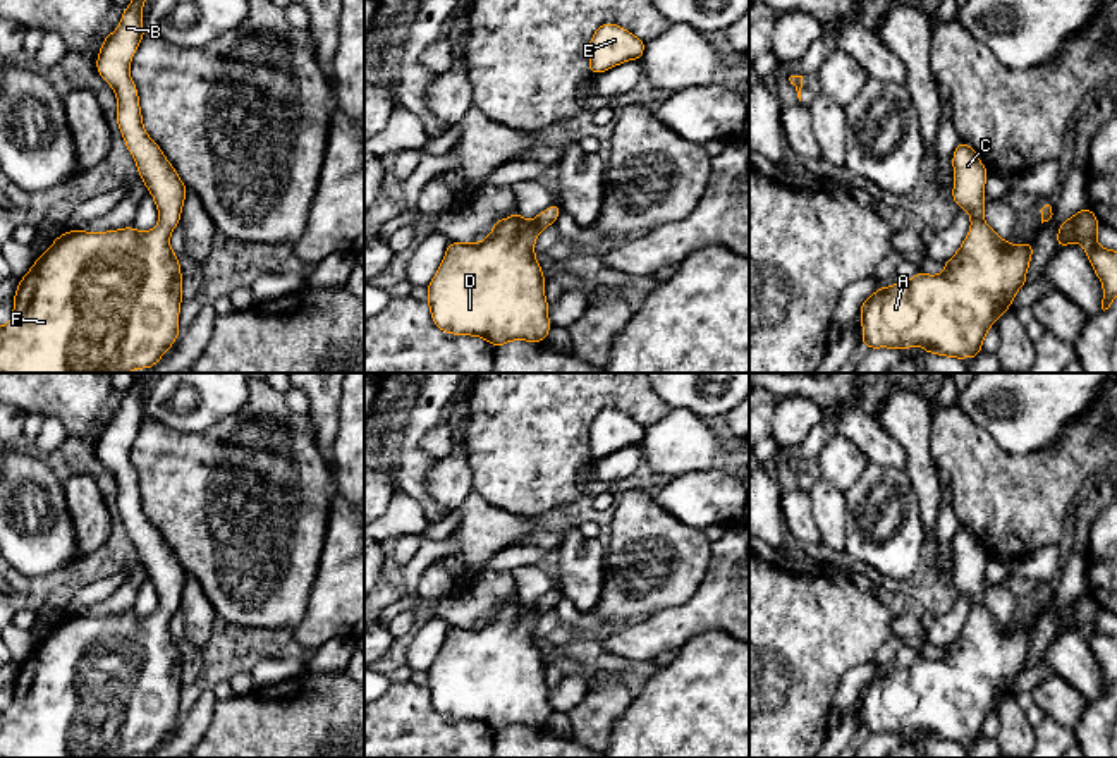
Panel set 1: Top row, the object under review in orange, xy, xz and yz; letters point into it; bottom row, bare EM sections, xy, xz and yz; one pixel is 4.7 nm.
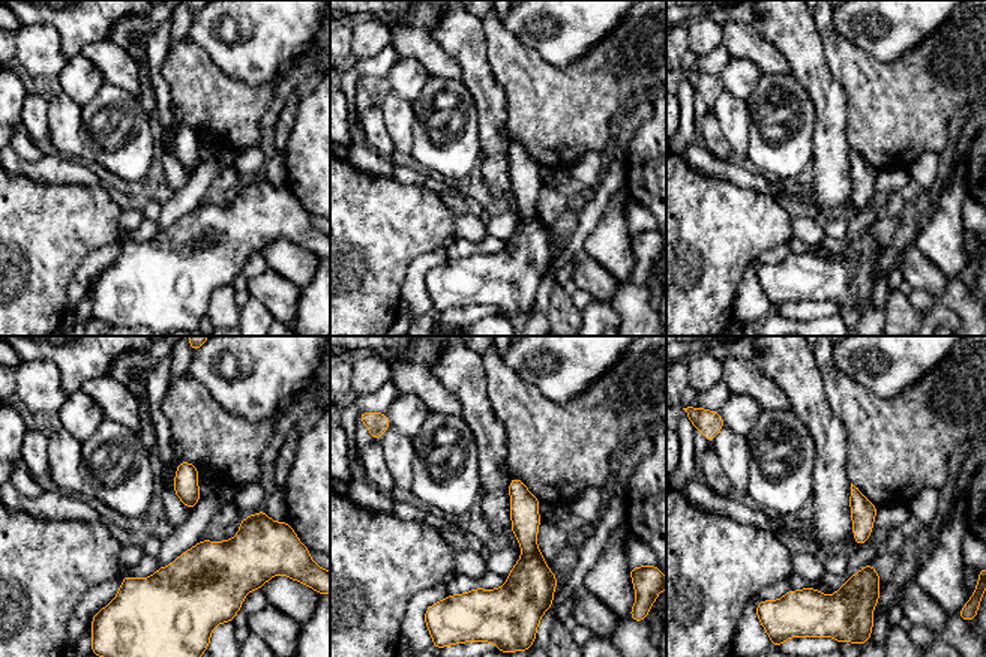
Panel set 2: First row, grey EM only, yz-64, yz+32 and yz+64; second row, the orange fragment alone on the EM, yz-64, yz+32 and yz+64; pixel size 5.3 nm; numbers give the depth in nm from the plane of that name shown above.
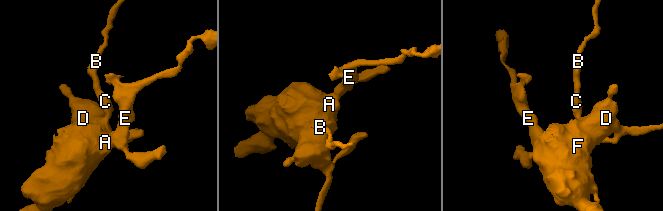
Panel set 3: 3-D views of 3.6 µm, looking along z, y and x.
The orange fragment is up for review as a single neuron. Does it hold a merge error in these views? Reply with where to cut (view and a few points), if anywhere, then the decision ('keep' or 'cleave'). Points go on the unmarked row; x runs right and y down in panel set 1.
no cut; keep

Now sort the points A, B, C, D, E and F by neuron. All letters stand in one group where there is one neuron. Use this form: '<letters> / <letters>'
A B C D E F

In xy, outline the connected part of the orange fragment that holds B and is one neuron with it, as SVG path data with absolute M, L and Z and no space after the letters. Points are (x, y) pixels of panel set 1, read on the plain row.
M148 373L134 378L119 413L110 421L105 421L96 454L117 480L117 510L136 545L141 565L148 571L156 588L158 610L150 617L125 612L100 619L70 615L58 620L46 638L34 646L27 660L19 665L17 679L12 684L14 700L7 710L0 712L0 758L127 758L136 753L148 755L177 725L182 658L168 624L180 607L187 572L158 529L144 516L137 474L129 459L131 443L144 421L141 397L146 382Z

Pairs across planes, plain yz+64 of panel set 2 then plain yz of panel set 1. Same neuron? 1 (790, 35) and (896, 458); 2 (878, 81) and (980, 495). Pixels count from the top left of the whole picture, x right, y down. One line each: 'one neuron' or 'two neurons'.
1: two neurons
2: one neuron

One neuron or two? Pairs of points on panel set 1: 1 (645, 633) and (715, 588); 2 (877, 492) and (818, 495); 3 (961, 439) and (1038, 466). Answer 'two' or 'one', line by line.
1: one
2: two
3: one

